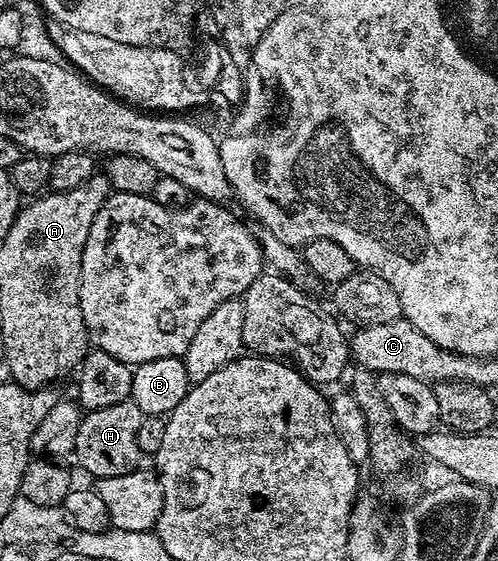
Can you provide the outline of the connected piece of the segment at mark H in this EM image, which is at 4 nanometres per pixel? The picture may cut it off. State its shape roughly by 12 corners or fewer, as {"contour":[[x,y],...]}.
{"contour":[[132,400],[89,410],[73,460],[91,478],[139,464]]}

